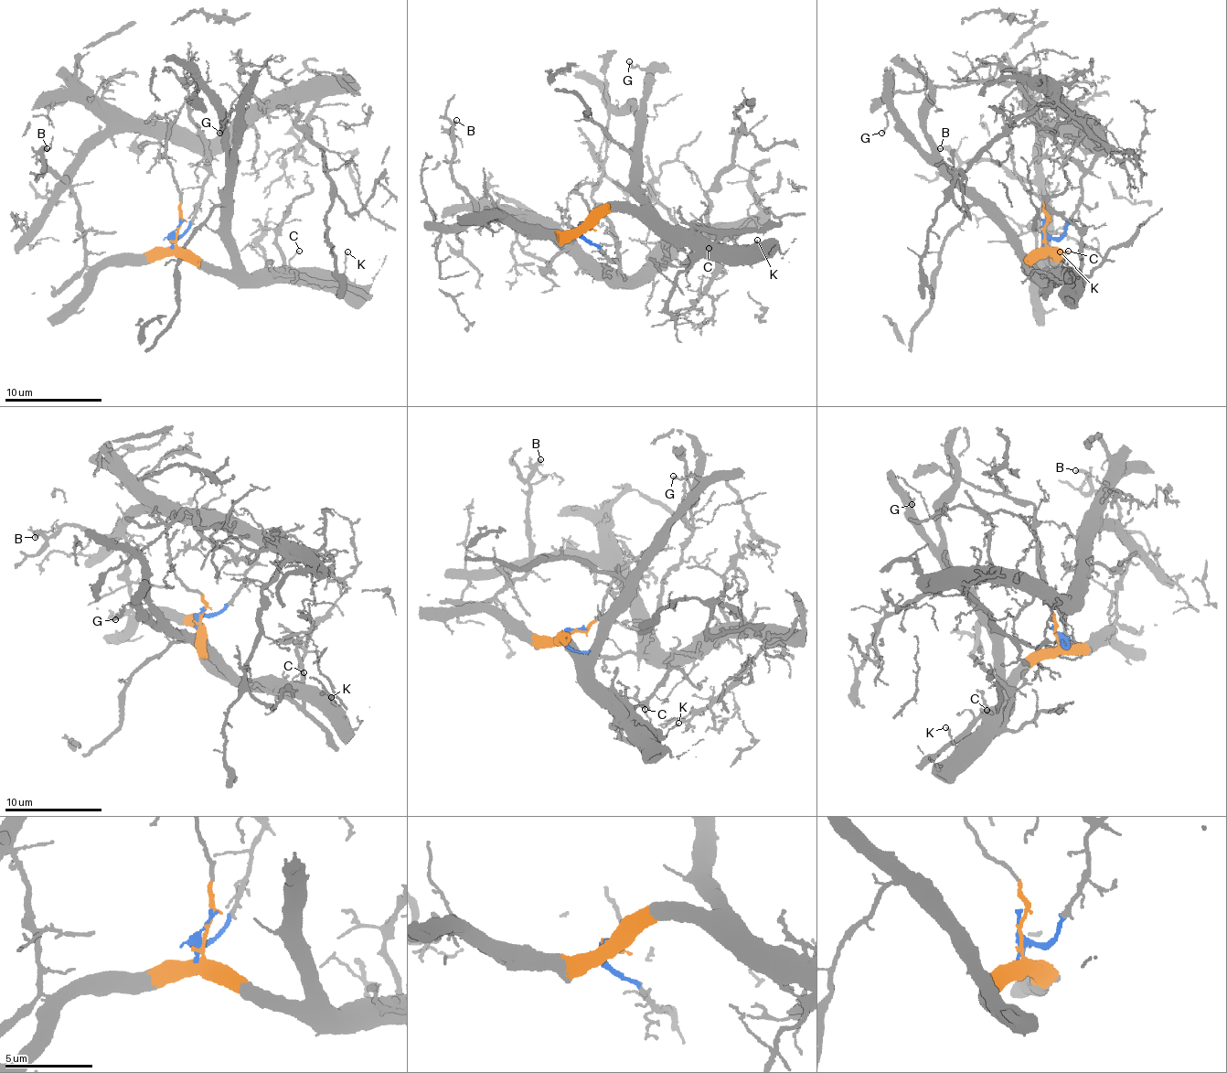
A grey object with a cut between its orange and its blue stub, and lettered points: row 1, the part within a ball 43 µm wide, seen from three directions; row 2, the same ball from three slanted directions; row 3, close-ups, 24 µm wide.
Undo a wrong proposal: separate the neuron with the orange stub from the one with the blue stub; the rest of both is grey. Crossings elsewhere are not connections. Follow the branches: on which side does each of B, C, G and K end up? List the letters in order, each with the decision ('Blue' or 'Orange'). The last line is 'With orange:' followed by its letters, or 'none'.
B: Blue
C: Orange
G: Orange
K: Orange
With orange: C, G, K

